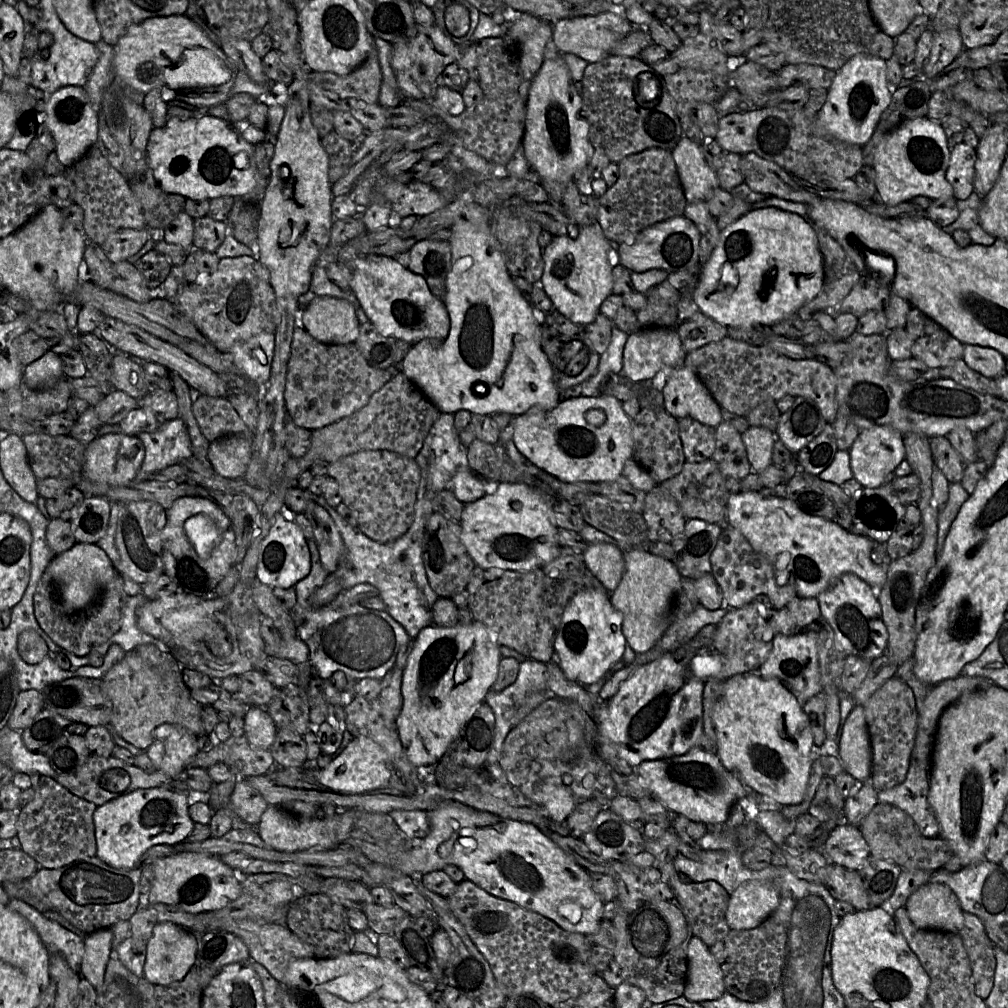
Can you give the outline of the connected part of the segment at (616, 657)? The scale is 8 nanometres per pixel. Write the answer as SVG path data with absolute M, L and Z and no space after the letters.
M596 590L578 592L567 605L557 629L555 660L567 679L589 686L601 679L618 662L626 649L622 615L610 600L610 593Z

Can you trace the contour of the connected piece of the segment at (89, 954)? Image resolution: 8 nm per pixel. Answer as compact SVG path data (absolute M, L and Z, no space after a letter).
M103 929L84 937L85 950L82 958L81 973L83 978L101 991L107 962L112 951L113 933Z

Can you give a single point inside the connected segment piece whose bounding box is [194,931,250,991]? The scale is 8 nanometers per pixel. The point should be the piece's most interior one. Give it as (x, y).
(216, 949)

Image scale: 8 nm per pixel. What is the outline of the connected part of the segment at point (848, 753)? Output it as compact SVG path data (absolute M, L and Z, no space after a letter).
M856 705L848 716L839 743L839 758L857 782L870 781L871 745L863 706Z

